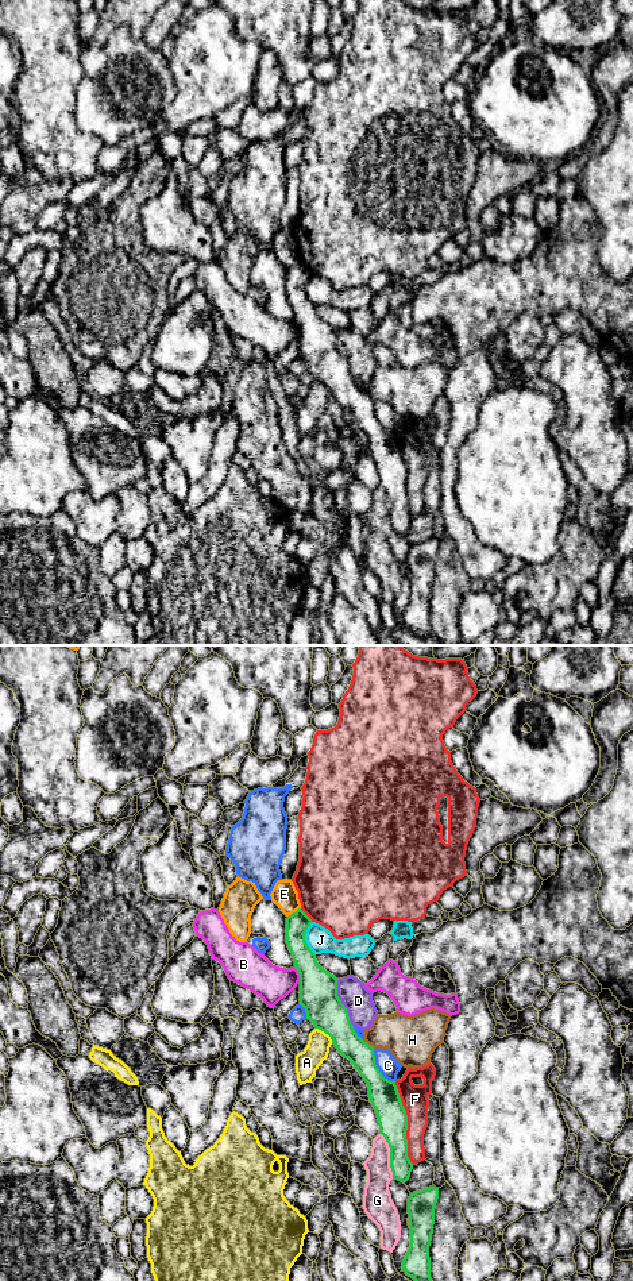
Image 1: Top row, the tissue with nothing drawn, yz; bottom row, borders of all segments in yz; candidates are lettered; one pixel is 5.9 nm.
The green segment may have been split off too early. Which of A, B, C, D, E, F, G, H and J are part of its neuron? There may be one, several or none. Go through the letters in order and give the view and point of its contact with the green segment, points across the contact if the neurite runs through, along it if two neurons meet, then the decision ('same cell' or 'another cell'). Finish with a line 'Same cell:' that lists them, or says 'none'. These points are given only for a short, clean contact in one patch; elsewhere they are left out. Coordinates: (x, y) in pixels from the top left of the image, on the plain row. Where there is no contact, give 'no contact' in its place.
A: yz (325, 385) | another cell
B: yz (298, 324) | along yz (294, 319), (300, 332) | another cell
C: yz (377, 420) | another cell
D: yz (342, 355) | along yz (338, 331), (338, 350), (346, 361), (352, 378) | another cell
E: yz (293, 265) | along yz (300, 259), (288, 269) | another cell
F: yz (406, 475) | another cell
G: yz (390, 508) | another cell
H: yz (367, 396) | along yz (363, 393), (374, 400) | another cell
J: yz (304, 290) | along yz (311, 274), (305, 285), (305, 294), (315, 307) | another cell
Same cell: none

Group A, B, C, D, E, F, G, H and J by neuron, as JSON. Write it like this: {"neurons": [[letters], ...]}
{"neurons": [["A"], ["B"], ["C"], ["D"], ["E"], ["F"], ["G"], ["H"], ["J"]]}

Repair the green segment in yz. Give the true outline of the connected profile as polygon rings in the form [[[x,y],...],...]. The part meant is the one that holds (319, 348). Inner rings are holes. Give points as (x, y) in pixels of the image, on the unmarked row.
[[[298,261],[286,270],[286,296],[300,325],[300,356],[306,371],[328,386],[337,404],[351,413],[368,439],[368,449],[375,462],[379,486],[390,499],[393,530],[406,535],[413,516],[408,509],[408,467],[395,433],[382,428],[375,417],[374,400],[354,382],[347,360],[337,348],[337,332],[323,321],[305,293],[312,271]]]

